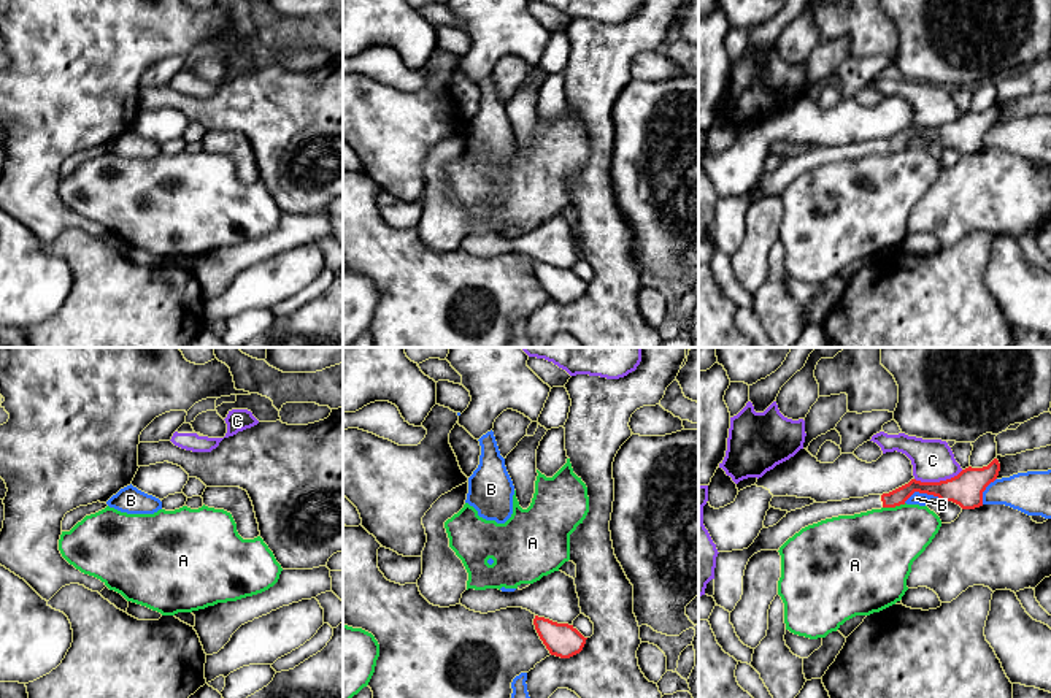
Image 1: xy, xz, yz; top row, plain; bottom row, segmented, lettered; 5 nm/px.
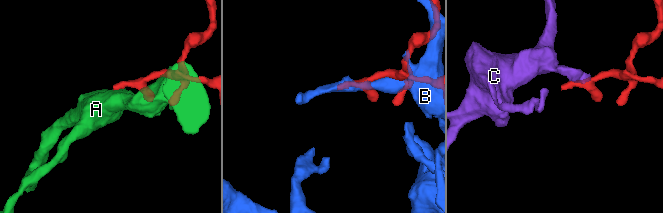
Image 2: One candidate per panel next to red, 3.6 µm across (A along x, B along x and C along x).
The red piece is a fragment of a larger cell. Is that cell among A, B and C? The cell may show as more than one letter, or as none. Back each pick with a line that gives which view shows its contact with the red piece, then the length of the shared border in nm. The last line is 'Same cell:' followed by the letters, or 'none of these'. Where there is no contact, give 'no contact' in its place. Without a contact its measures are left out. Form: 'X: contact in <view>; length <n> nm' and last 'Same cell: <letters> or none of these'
Same cell: none of these

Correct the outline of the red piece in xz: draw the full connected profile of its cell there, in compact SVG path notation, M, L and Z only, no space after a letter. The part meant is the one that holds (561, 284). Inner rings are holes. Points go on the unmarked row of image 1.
M535 260L535 274L551 300L570 303L579 298L586 284L573 270Z

